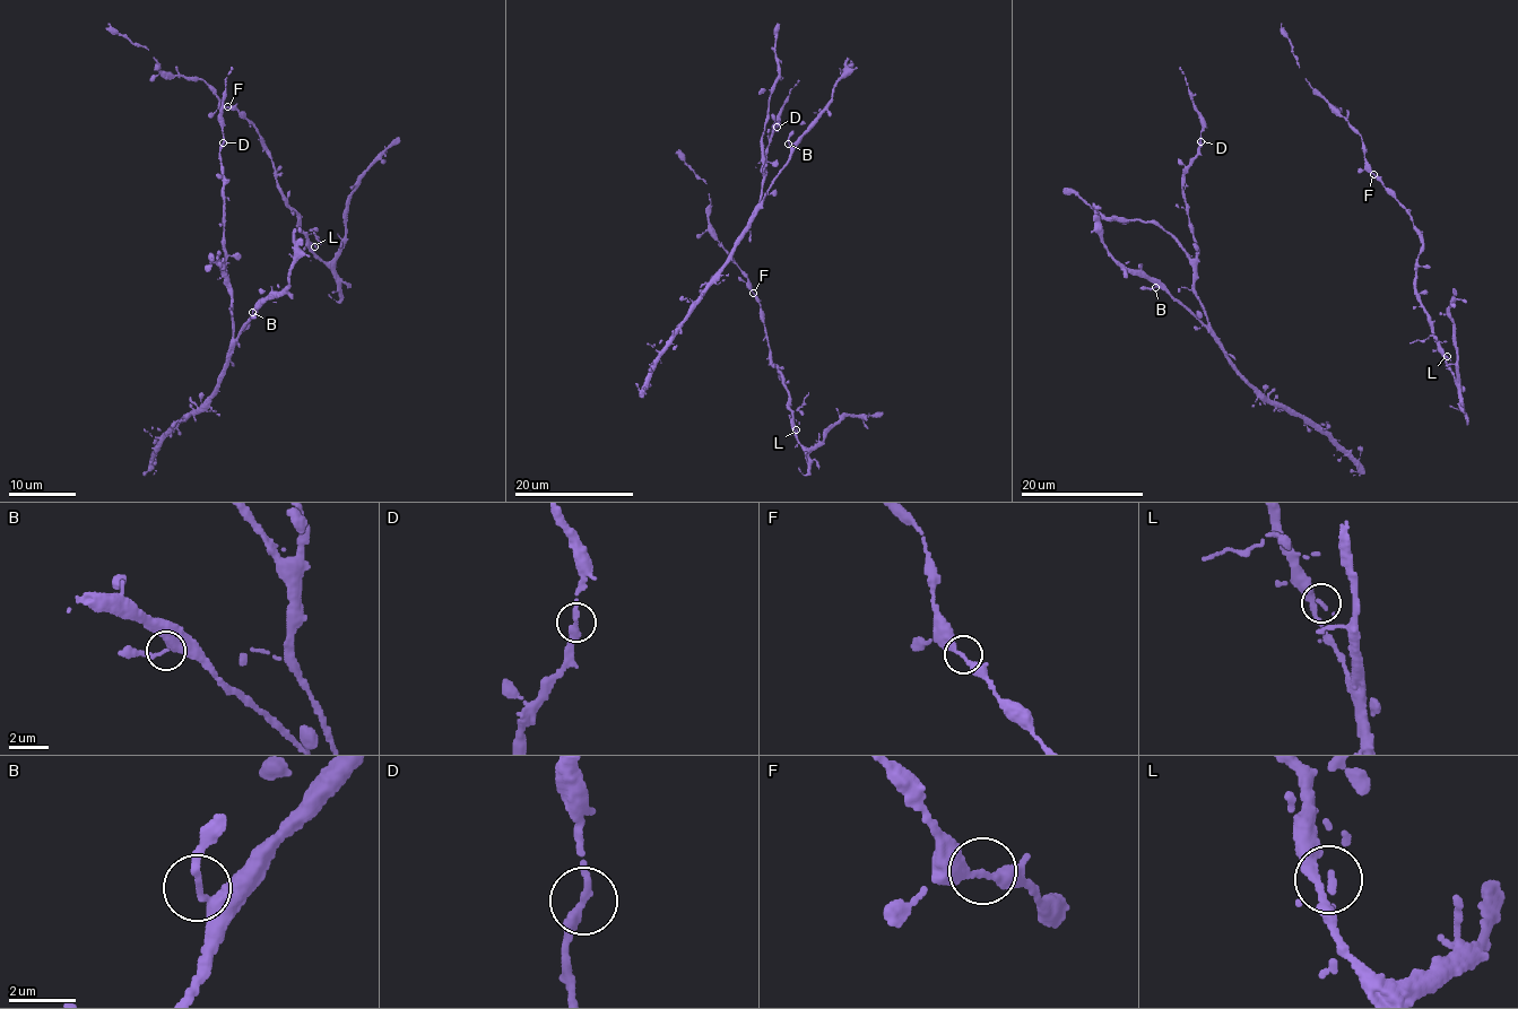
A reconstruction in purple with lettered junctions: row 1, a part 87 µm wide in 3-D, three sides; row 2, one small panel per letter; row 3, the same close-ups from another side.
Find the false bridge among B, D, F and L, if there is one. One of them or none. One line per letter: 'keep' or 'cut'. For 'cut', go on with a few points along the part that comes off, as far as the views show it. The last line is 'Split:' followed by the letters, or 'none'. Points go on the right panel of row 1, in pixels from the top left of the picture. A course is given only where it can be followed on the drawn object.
B: keep
D: keep
F: keep
L: keep
Split: none

